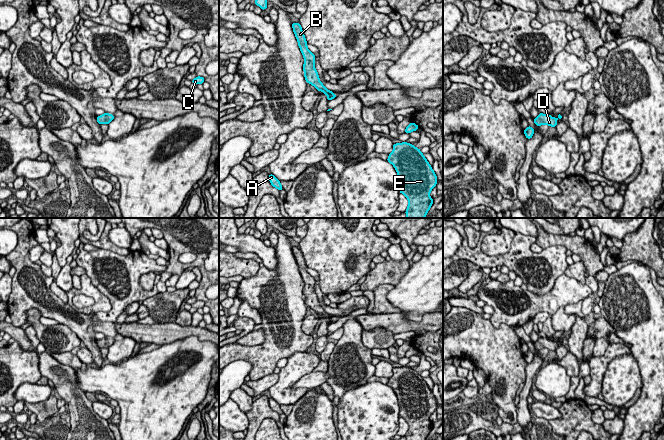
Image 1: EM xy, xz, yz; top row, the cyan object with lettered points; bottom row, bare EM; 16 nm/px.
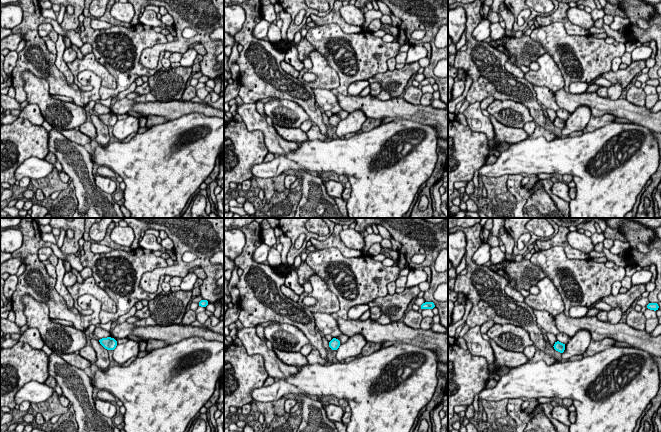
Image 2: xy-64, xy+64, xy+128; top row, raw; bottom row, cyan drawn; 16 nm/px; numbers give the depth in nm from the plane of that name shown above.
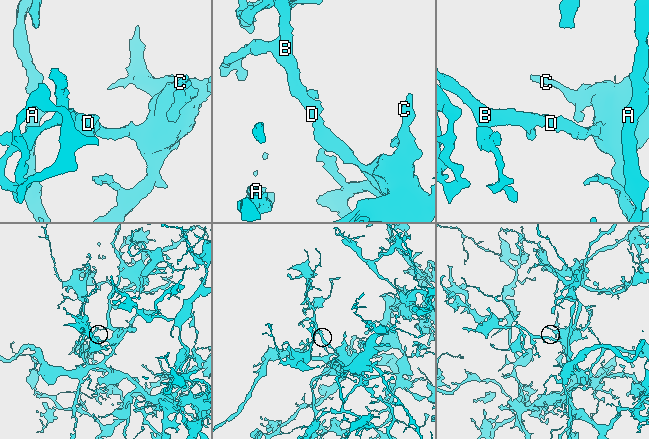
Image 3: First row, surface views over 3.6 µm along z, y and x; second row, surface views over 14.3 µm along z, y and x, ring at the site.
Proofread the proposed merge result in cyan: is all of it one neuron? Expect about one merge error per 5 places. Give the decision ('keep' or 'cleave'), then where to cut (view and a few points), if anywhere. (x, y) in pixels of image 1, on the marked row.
keep; no cut

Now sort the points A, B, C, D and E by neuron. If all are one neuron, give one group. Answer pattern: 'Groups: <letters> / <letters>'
Groups: A B C D E

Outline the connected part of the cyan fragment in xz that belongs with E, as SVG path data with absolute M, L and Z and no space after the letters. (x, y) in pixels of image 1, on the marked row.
M396 143L386 161L396 169L399 192L408 199L406 218L425 218L433 204L429 194L437 177L423 153L410 143Z

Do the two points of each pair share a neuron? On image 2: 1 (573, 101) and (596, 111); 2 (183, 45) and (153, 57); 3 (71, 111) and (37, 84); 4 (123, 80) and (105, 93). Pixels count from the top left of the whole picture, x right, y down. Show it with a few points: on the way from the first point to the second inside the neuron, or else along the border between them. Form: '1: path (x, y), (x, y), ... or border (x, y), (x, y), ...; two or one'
1: path (579, 101), (587, 101), (591, 105); one
2: path (175, 46), (166, 46), (159, 49); one
3: path (61, 110), (56, 110), (40, 94); one
4: path (122, 85), (115, 92), (110, 92); one

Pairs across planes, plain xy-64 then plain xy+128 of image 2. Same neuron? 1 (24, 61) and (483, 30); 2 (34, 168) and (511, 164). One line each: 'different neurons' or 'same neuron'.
1: different neurons
2: same neuron

